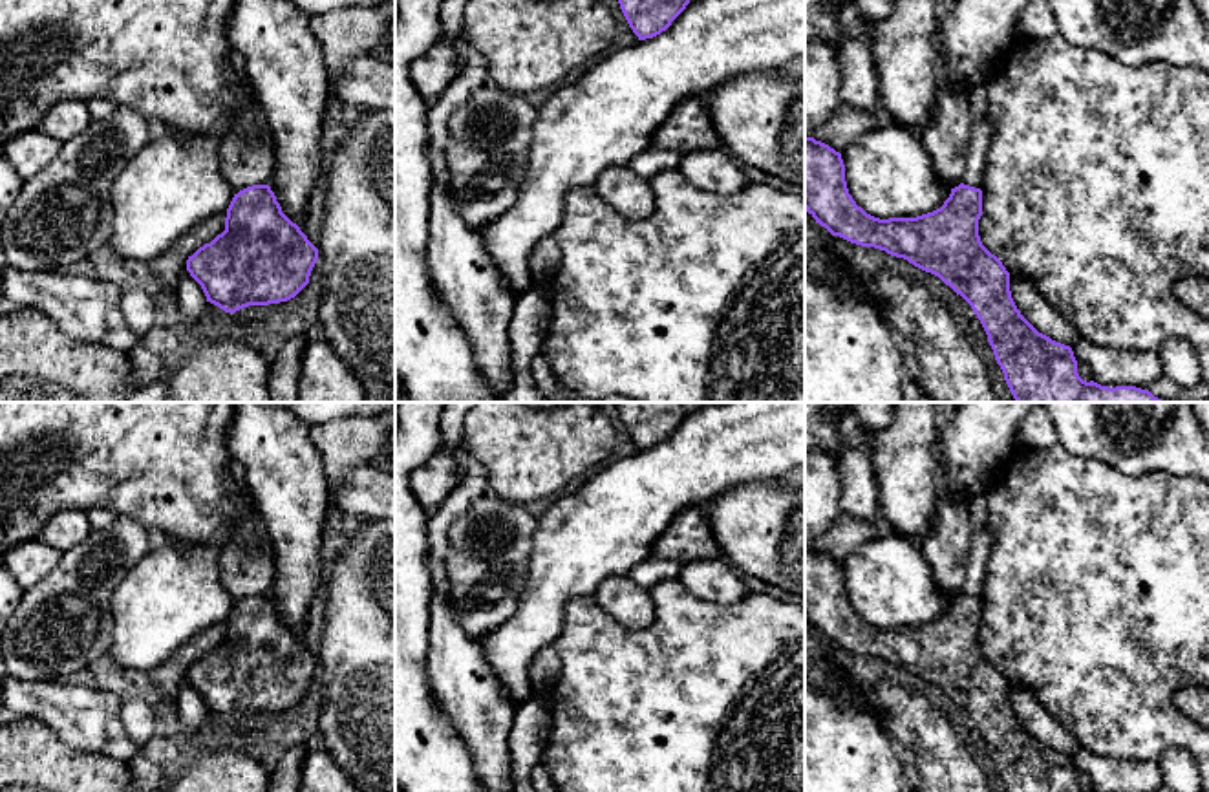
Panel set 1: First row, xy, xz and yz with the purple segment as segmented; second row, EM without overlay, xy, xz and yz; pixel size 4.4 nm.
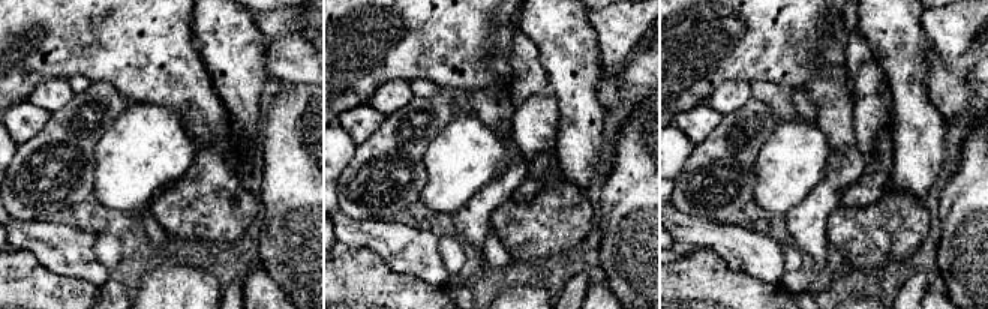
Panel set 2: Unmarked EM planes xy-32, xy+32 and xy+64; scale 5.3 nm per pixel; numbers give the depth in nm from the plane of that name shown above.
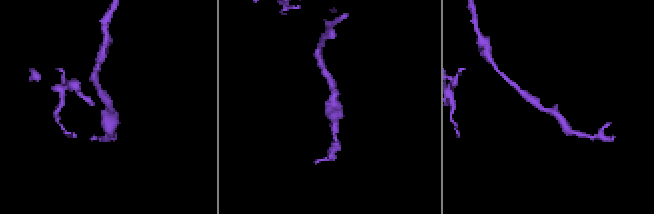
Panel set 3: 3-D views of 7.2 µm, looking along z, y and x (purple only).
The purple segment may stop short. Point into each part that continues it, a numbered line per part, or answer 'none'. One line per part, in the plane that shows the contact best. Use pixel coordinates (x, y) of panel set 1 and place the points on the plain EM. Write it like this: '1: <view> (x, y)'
none

